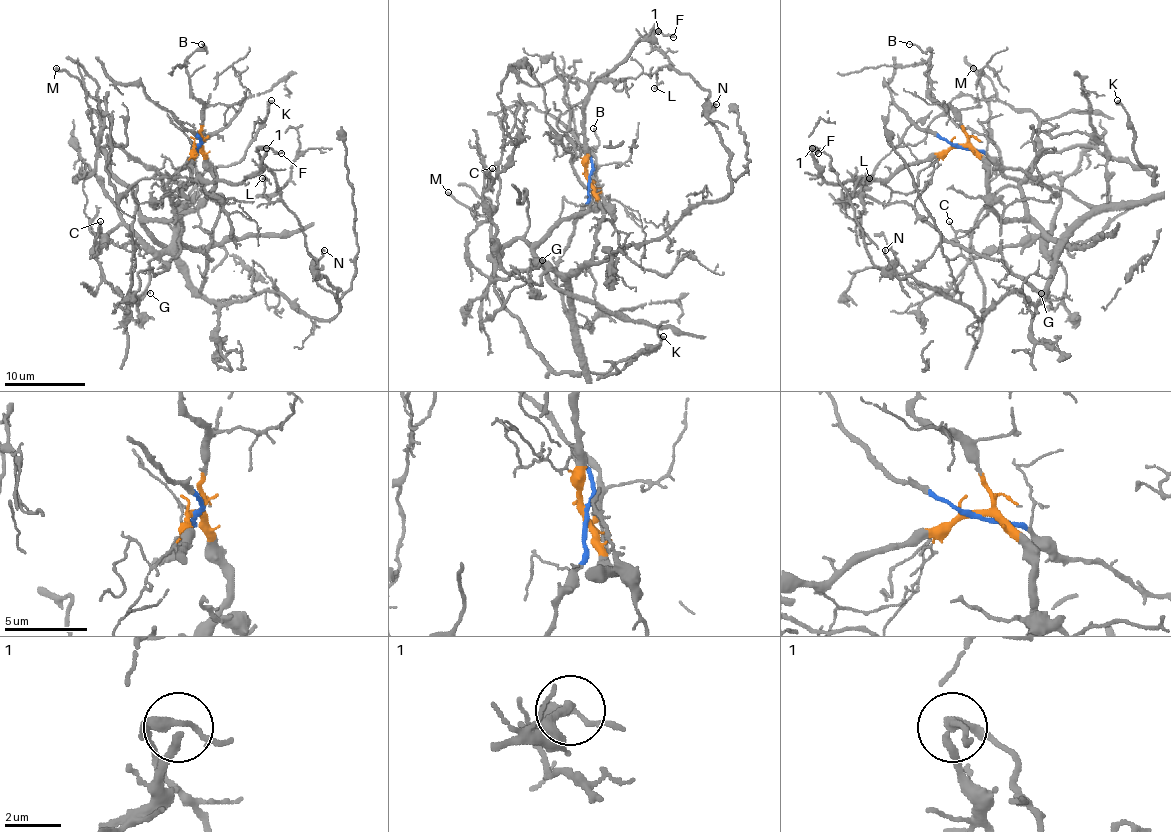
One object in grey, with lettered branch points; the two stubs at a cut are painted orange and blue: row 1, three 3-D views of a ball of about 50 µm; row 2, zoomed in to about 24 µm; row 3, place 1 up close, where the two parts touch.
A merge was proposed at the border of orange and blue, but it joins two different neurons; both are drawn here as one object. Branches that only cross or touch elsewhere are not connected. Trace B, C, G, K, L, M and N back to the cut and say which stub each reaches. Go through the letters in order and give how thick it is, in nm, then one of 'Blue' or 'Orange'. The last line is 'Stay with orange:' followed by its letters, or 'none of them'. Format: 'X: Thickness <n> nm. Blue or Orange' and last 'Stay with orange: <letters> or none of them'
B: Thickness 110 nm. Orange
C: Thickness 120 nm. Blue
G: Thickness 80 nm. Blue
K: Thickness 360 nm. Orange
L: Thickness 110 nm. Blue
M: Thickness 200 nm. Orange
N: Thickness 140 nm. Blue
Stay with orange: B, K, M

